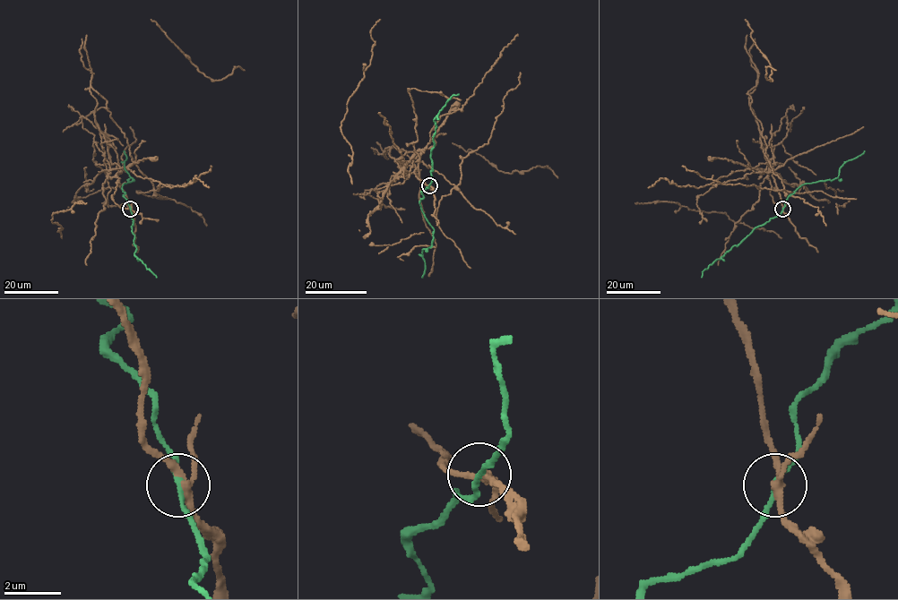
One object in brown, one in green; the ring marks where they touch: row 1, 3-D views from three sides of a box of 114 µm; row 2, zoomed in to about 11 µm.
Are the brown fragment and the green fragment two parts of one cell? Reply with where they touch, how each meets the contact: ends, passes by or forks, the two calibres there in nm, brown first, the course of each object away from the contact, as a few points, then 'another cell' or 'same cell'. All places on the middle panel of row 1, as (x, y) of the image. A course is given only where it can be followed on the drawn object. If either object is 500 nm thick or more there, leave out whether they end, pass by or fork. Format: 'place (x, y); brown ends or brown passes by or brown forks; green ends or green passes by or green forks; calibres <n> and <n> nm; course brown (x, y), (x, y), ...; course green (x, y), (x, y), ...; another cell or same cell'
place (429, 185); brown forks; green passes by; calibres 240 and 170 nm; course brown (429, 184), (386, 148), (384, 154), (402, 149), (456, 186), (461, 160), (488, 142), (520, 72); course green (428, 184), (422, 192), (419, 205), (433, 229), (433, 241), (422, 250), (422, 278); another cell

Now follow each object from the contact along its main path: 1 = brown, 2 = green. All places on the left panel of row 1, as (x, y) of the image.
1: (131, 209), (90, 87), (154, 189), (189, 184), (211, 166)
2: (130, 209), (122, 186), (133, 180), (125, 167), (126, 157), (124, 150)

